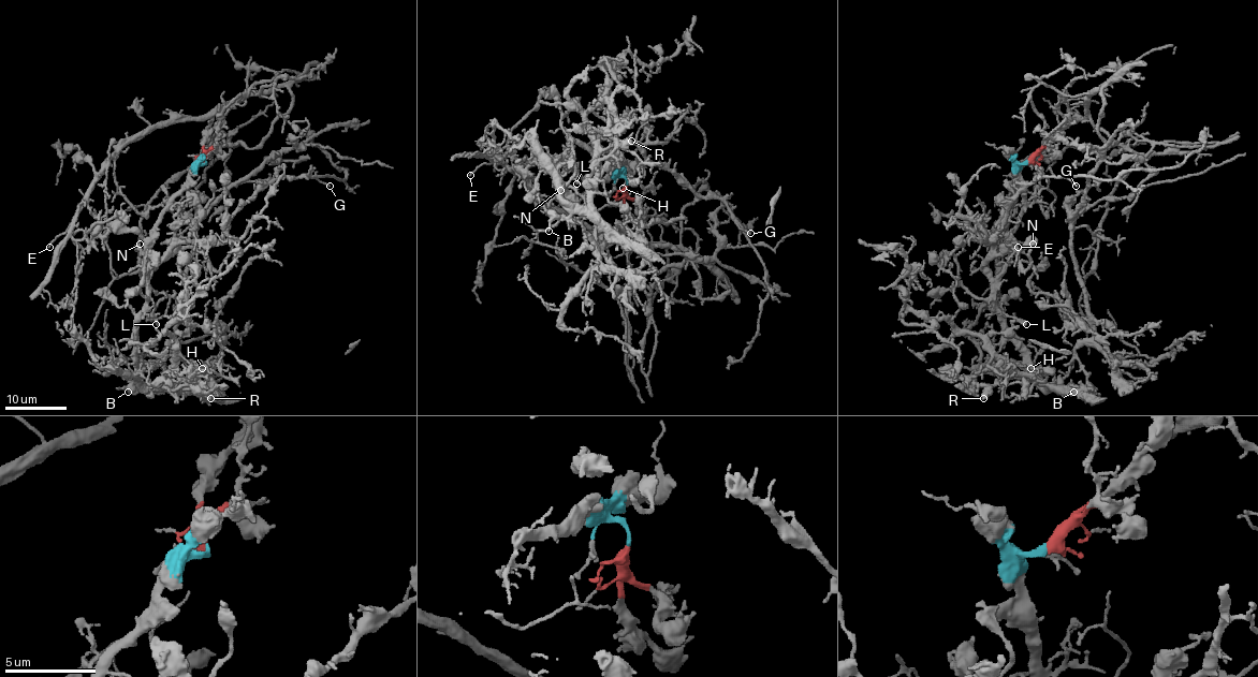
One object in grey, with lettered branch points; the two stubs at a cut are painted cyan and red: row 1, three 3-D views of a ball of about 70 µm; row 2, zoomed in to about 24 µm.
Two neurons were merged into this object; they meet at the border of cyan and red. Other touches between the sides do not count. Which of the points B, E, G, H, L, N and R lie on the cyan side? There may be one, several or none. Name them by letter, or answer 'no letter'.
B, G, H, L, N, R

